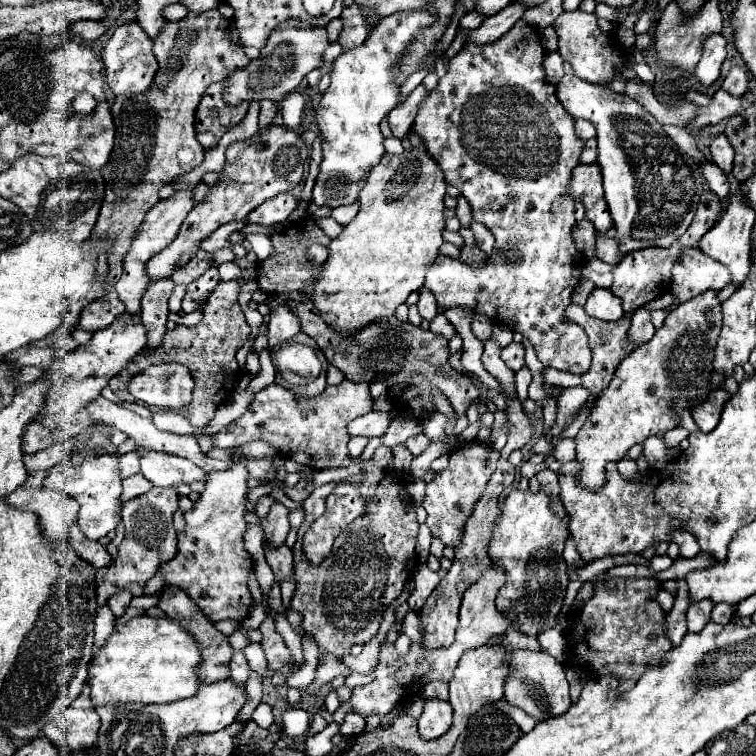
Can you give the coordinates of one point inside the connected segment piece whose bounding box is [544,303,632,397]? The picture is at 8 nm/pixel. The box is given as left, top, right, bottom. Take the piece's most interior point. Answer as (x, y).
(606, 338)

